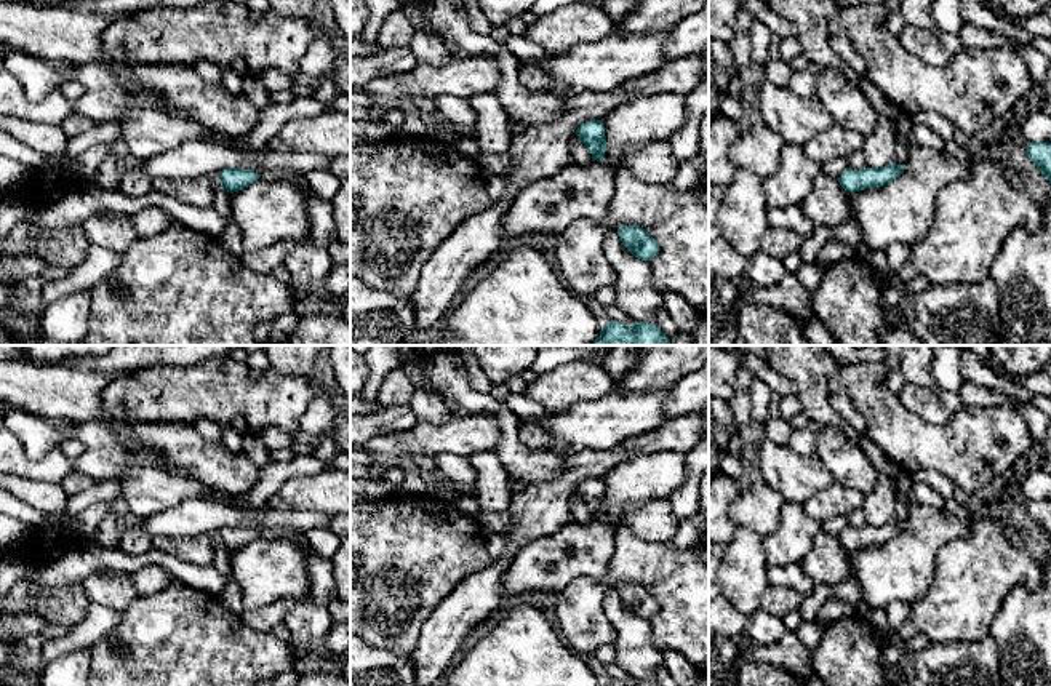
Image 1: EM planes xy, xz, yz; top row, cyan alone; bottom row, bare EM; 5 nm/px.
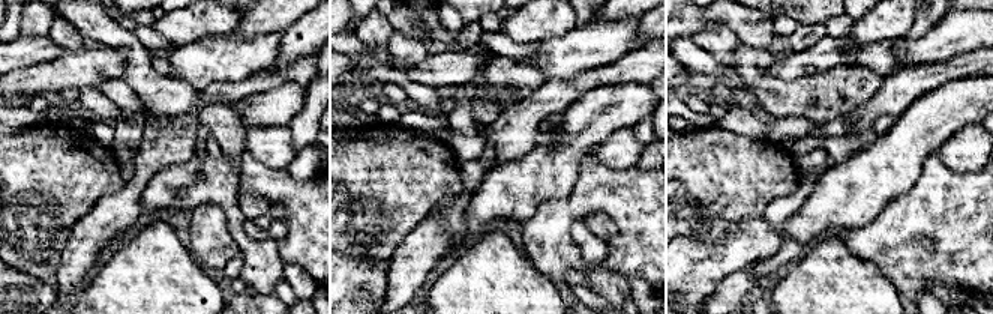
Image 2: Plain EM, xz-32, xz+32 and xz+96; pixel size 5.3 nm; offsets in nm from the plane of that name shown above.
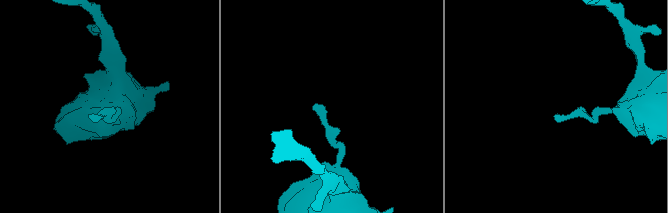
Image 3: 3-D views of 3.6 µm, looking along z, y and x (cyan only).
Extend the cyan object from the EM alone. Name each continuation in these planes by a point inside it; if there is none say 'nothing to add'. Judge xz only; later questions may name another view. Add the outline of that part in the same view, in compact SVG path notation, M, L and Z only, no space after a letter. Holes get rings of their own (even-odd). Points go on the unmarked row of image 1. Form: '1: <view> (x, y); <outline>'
nothing to add

